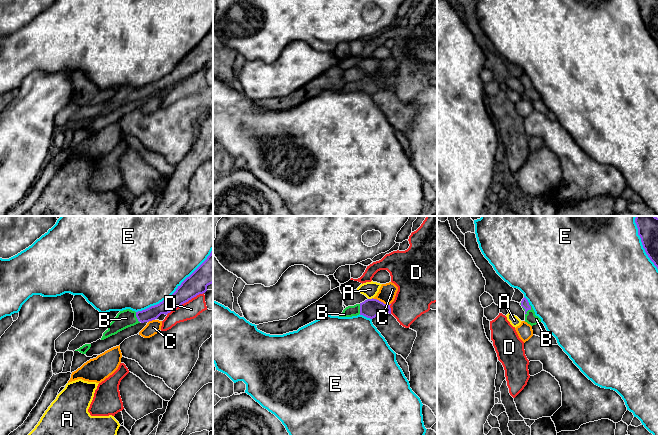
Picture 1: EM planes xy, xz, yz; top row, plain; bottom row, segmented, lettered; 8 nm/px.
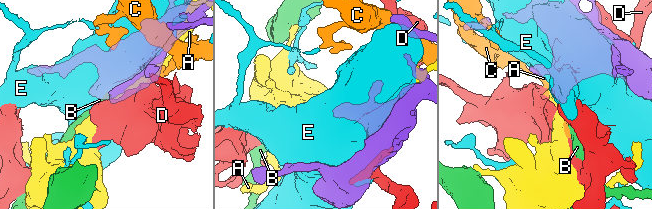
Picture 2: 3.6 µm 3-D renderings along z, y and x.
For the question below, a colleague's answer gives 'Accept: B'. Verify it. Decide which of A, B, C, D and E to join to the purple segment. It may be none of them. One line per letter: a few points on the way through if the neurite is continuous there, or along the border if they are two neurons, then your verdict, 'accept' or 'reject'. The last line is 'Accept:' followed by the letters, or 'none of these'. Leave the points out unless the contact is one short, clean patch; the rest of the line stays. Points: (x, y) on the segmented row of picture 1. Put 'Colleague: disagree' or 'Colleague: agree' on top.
Colleague: agree
A: reject
B: way yz (524, 303), (529, 309), (530, 317); accept
C: reject
D: reject
E: reject
Accept: B

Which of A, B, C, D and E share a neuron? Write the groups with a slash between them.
A / B / C / D / E

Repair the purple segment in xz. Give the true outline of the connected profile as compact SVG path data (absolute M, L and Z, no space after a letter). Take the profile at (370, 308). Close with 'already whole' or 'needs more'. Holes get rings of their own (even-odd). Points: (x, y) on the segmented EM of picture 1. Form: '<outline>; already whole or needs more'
M372 298L365 300L360 304L346 307L339 317L352 317L360 314L373 319L376 316L383 315L385 313L391 314L390 305L386 305L379 300Z; needs more

